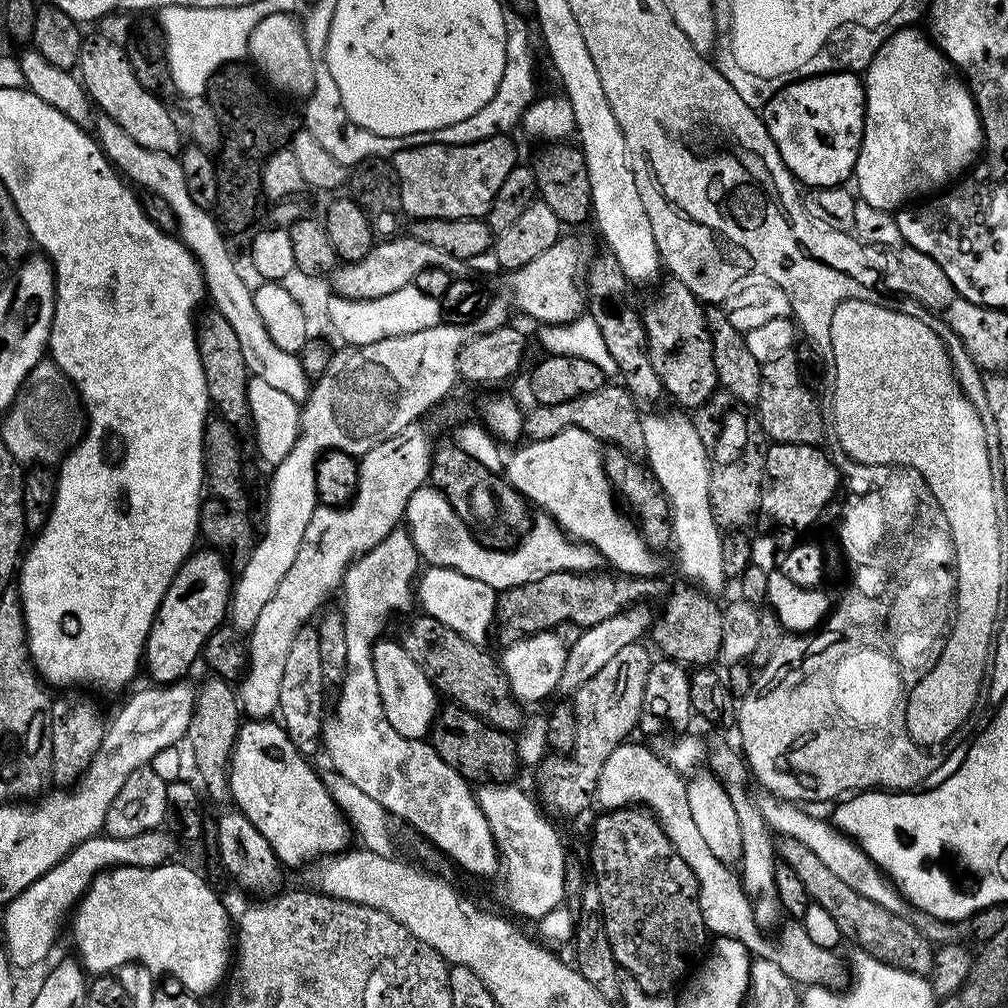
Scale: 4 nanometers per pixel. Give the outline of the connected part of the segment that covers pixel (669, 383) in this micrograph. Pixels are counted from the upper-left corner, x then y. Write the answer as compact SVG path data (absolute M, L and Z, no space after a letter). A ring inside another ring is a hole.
M668 278L660 288L660 301L643 309L644 329L648 335L648 353L654 372L662 382L664 392L677 400L679 407L684 410L701 408L706 401L718 391L718 381L714 370L714 350L710 346L710 334L704 317L706 308L702 301L695 296L682 282Z

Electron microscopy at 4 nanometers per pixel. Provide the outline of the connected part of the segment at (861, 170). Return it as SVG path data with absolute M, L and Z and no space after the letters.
M909 26L900 28L890 38L886 38L886 42L874 54L874 58L866 71L863 73L864 81L864 137L860 143L860 153L856 159L856 170L854 173L855 191L858 193L859 199L870 202L870 206L878 206L878 210L886 210L892 212L899 210L913 203L912 198L924 194L926 192L935 193L939 191L940 186L945 187L949 181L956 182L961 179L961 176L975 163L978 153L981 151L984 140L984 130L981 125L980 115L976 110L976 103L973 101L972 93L968 91L968 85L962 79L961 73L956 65L951 64L945 58L943 52L932 43L931 39L923 31L919 32L919 27Z

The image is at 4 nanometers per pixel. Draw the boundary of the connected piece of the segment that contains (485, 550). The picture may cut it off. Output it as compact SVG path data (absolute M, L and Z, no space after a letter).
M431 484L410 494L410 502L404 515L407 530L425 563L450 568L464 576L479 577L486 574L488 584L497 592L536 582L554 573L592 574L599 571L599 567L604 564L603 556L596 548L572 540L548 513L537 513L529 525L527 534L521 537L519 544L514 547L499 549L486 544L484 546L474 538L471 527L450 506L449 500Z

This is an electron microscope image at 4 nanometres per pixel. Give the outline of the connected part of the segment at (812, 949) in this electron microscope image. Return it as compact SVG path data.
M632 743L619 744L610 754L610 758L606 758L594 793L595 803L600 803L599 807L604 810L643 806L656 817L666 838L670 838L670 842L678 850L678 854L682 854L690 870L694 870L694 878L698 878L704 926L713 937L725 936L741 940L748 947L749 953L773 960L797 985L831 985L832 979L840 972L840 960L835 956L837 953L833 949L818 946L818 942L810 942L810 934L806 934L803 923L800 922L788 922L781 930L776 944L763 936L765 933L757 927L753 903L744 891L741 877L735 871L732 873L733 869L729 865L723 864L714 856L698 831L698 826L690 814L690 798L685 777L673 770L663 755L656 753L655 756L646 745Z

